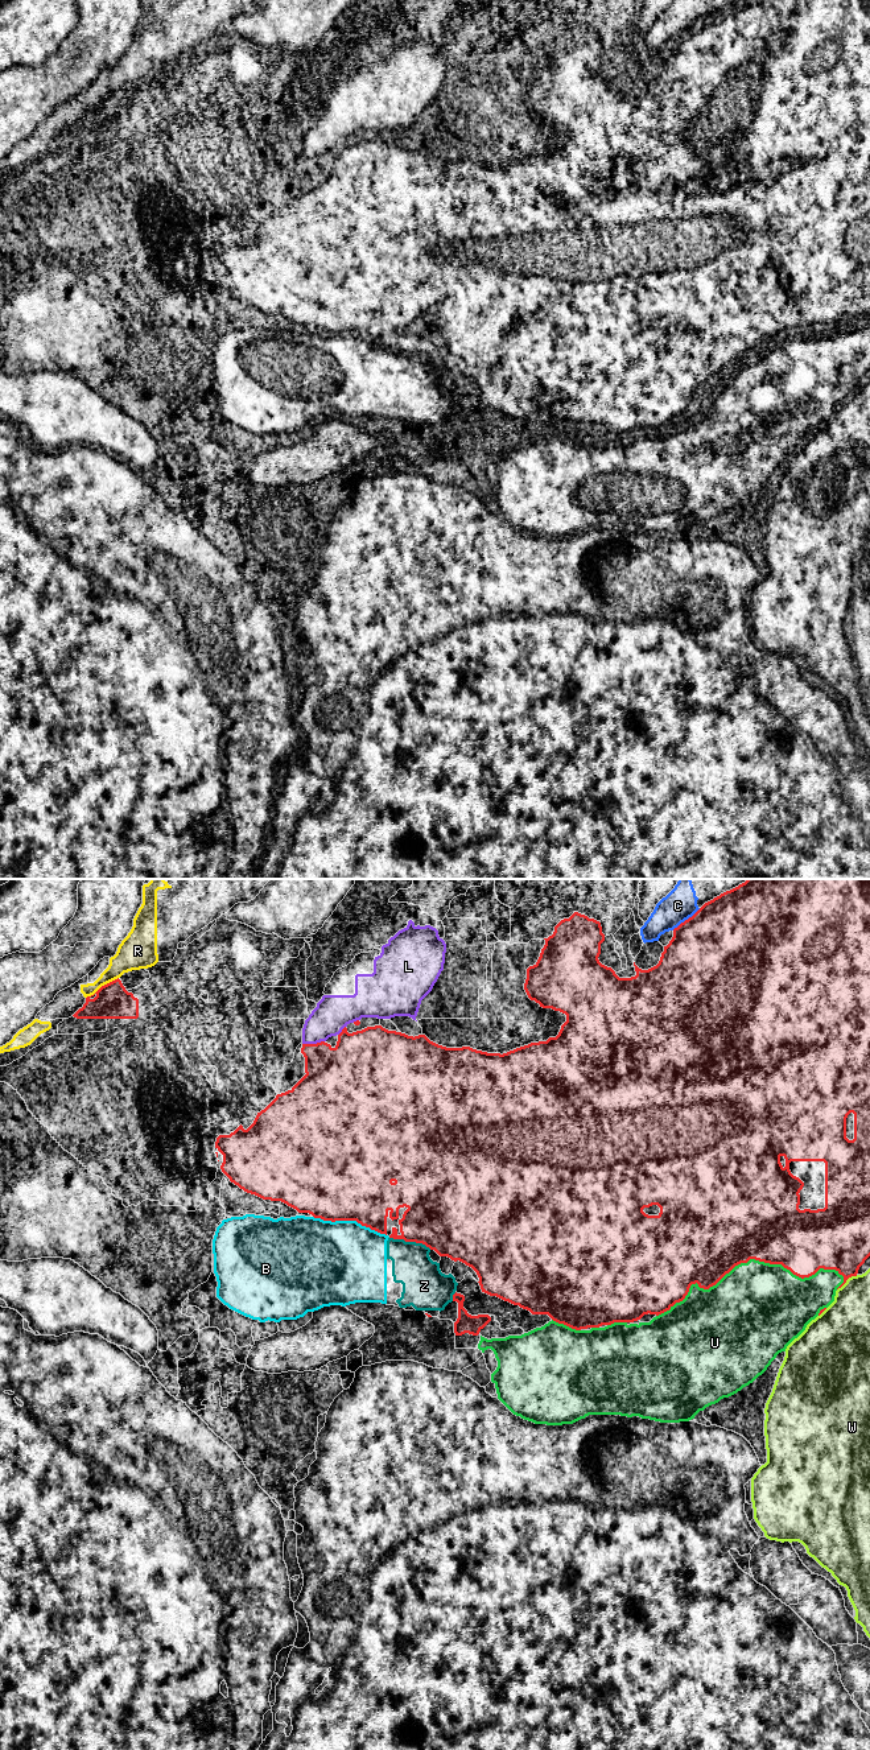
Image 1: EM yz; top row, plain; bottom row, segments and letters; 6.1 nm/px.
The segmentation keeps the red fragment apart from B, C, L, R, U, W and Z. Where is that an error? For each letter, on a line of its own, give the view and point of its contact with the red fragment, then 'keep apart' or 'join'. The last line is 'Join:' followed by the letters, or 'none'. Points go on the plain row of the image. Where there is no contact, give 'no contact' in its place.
B: meets red in yz at (350, 333); keep apart
C: meets red in yz at (685, 33); keep apart
L: meets red in yz at (313, 157); keep apart
R: meets red in yz at (102, 99); keep apart
U: meets red in yz at (747, 374); keep apart
W: meets red in yz at (846, 392); keep apart
Z: meets red in yz at (411, 354); keep apart
Join: none

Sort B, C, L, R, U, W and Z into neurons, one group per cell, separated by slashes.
B Z / C / L / R / U / W

